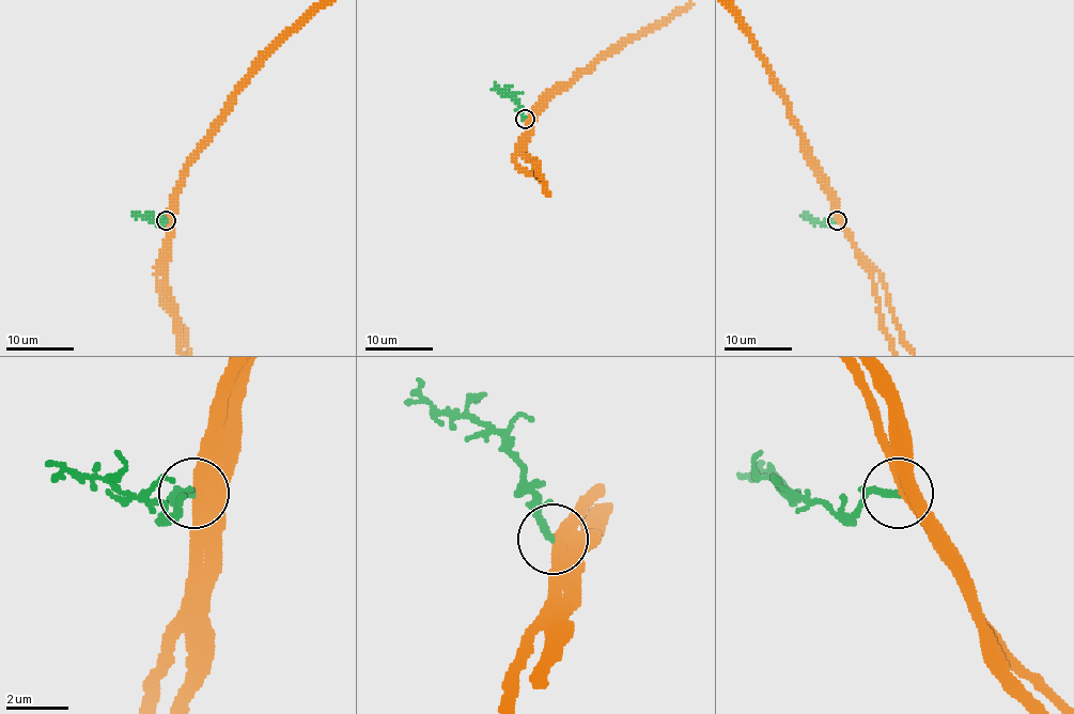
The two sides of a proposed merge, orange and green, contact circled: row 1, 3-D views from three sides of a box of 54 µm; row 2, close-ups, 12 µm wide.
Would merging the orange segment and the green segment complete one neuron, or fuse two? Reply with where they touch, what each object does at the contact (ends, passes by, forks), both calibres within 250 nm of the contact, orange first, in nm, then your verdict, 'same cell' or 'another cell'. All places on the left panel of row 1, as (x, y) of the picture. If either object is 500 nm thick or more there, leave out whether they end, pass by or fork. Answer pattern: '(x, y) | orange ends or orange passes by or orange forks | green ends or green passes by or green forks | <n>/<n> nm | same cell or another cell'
(166, 220) | orange passes by | green passes by | 460/150 nm | another cell

